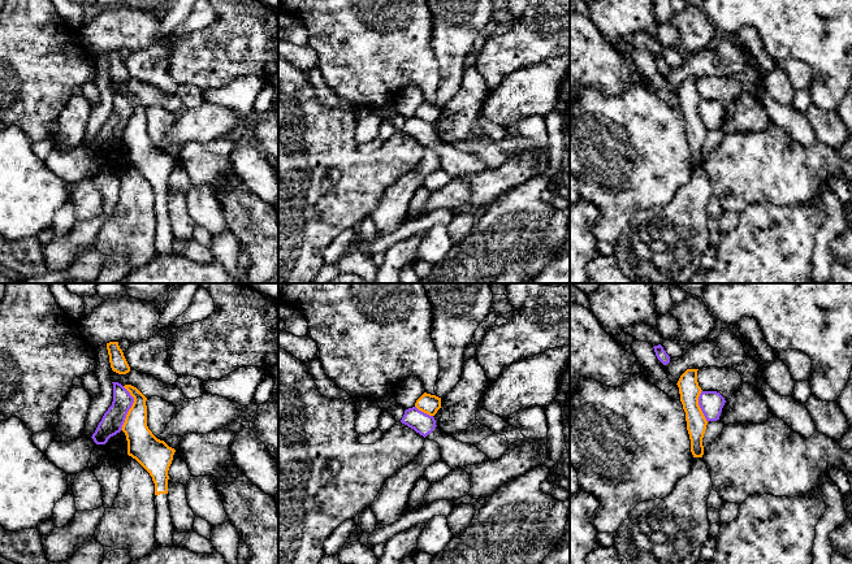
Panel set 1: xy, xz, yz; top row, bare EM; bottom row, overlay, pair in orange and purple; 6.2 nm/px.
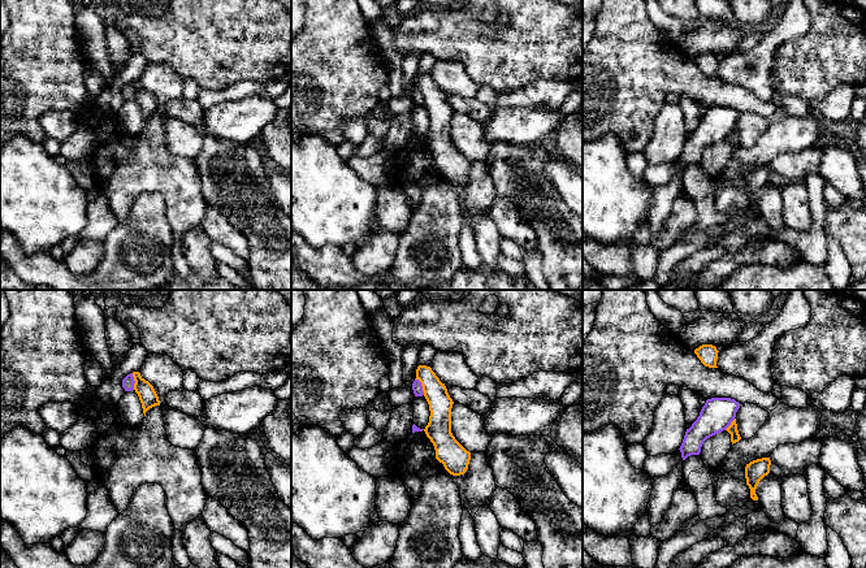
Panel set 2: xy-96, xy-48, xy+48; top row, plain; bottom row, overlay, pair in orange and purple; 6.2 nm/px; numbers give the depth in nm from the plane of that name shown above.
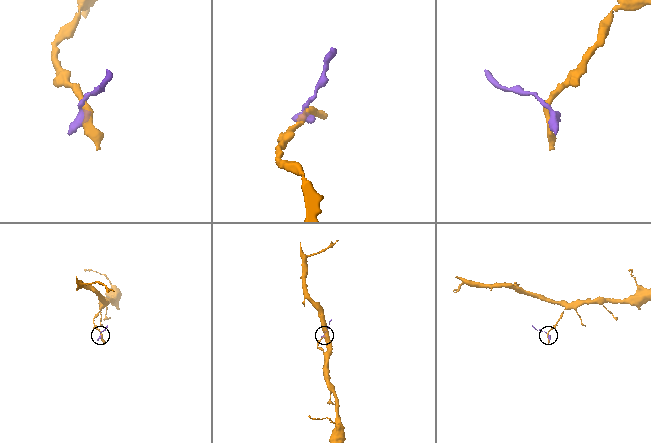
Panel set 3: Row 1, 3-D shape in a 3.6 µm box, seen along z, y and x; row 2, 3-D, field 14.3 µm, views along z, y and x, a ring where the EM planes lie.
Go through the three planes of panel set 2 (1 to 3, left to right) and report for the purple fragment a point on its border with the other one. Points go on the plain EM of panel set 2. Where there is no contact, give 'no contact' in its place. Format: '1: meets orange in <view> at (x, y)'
1: meets orange in xy-96 at (134, 89)
2: meets orange in xy-48 at (421, 94)
3: meets orange in xy+48 at (731, 133)

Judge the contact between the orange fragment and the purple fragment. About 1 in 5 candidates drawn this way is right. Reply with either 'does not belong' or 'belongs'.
does not belong

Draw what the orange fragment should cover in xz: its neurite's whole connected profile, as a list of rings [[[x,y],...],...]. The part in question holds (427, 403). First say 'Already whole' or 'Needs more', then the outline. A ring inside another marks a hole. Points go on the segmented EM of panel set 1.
Already whole. [[[424,392],[416,400],[415,407],[429,416],[434,416],[441,408],[441,398]]]

